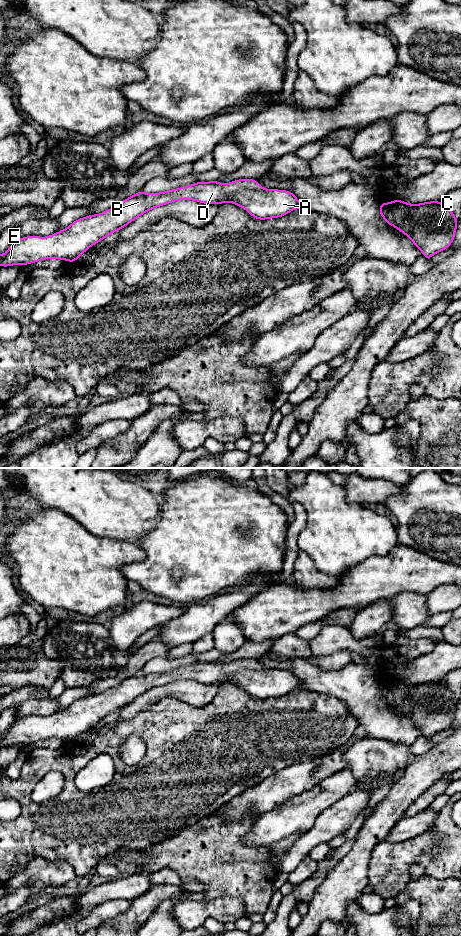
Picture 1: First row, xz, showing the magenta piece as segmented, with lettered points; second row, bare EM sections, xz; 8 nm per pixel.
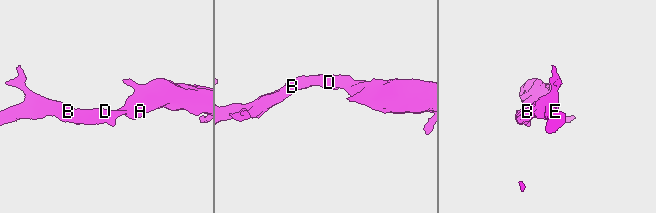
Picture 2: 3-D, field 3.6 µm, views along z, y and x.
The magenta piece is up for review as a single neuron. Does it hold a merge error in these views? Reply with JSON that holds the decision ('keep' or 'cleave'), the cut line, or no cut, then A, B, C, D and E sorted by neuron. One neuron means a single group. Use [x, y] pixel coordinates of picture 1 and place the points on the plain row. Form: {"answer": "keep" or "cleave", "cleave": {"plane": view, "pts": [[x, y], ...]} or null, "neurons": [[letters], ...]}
{"answer": "keep", "cleave": null, "neurons": [["A", "B", "C", "D", "E"]]}

